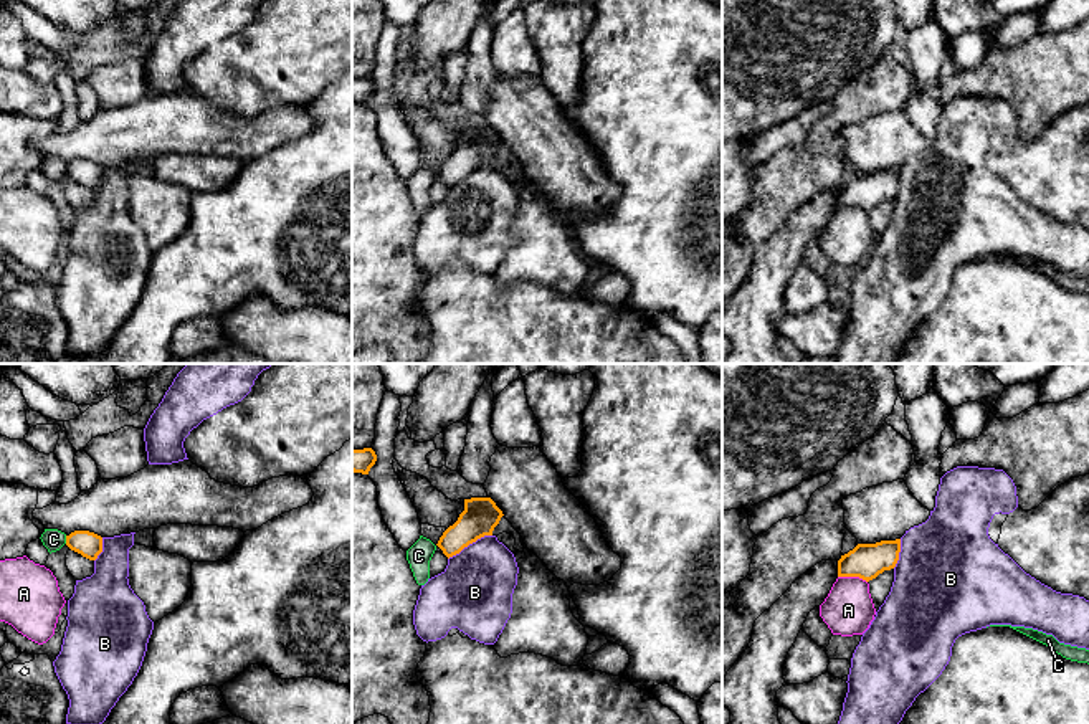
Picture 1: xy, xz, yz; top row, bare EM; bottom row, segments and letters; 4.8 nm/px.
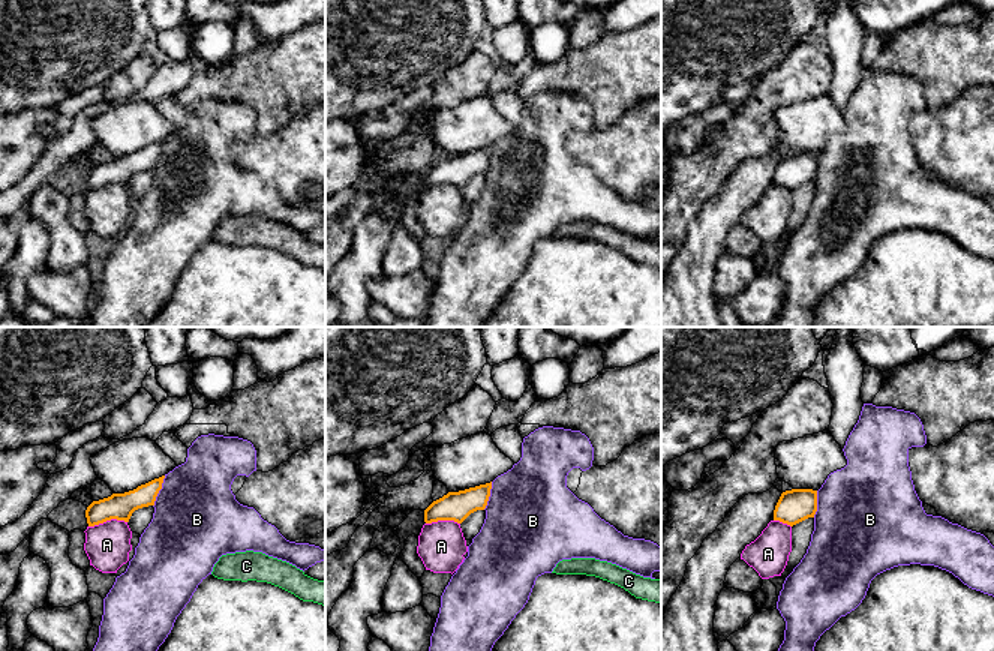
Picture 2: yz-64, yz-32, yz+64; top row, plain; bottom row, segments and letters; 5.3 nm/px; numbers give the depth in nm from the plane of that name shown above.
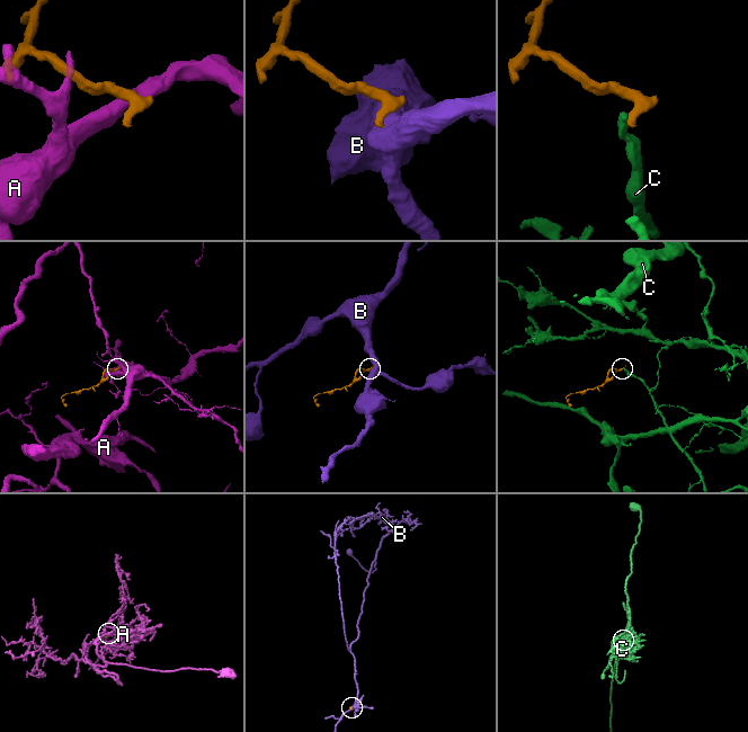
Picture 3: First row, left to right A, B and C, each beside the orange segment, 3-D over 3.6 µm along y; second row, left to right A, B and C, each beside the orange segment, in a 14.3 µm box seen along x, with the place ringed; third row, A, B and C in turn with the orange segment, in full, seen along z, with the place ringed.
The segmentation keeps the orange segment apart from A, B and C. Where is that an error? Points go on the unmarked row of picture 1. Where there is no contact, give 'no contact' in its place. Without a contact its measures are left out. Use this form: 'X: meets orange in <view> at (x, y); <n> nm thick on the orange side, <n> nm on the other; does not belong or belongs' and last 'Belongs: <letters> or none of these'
A: meets orange in yz at (853, 205); 180 nm thick on the orange side, 240 nm on the other; does not belong
B: meets orange in xz at (470, 172); 170 nm thick on the orange side, 360 nm on the other; does not belong
C: meets orange in xy at (66, 169); 120 nm thick on the orange side, 110 nm on the other; does not belong
Belongs: none of these

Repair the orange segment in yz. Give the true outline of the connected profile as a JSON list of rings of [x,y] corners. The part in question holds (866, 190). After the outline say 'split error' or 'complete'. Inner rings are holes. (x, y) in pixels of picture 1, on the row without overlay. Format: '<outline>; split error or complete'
[[[901,169],[876,174],[858,174],[838,190],[838,207],[859,207],[866,212],[896,197]]]; complete

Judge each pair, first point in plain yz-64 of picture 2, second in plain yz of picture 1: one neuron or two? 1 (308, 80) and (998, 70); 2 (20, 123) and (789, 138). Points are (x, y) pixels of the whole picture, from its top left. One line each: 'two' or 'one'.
1: one
2: two

